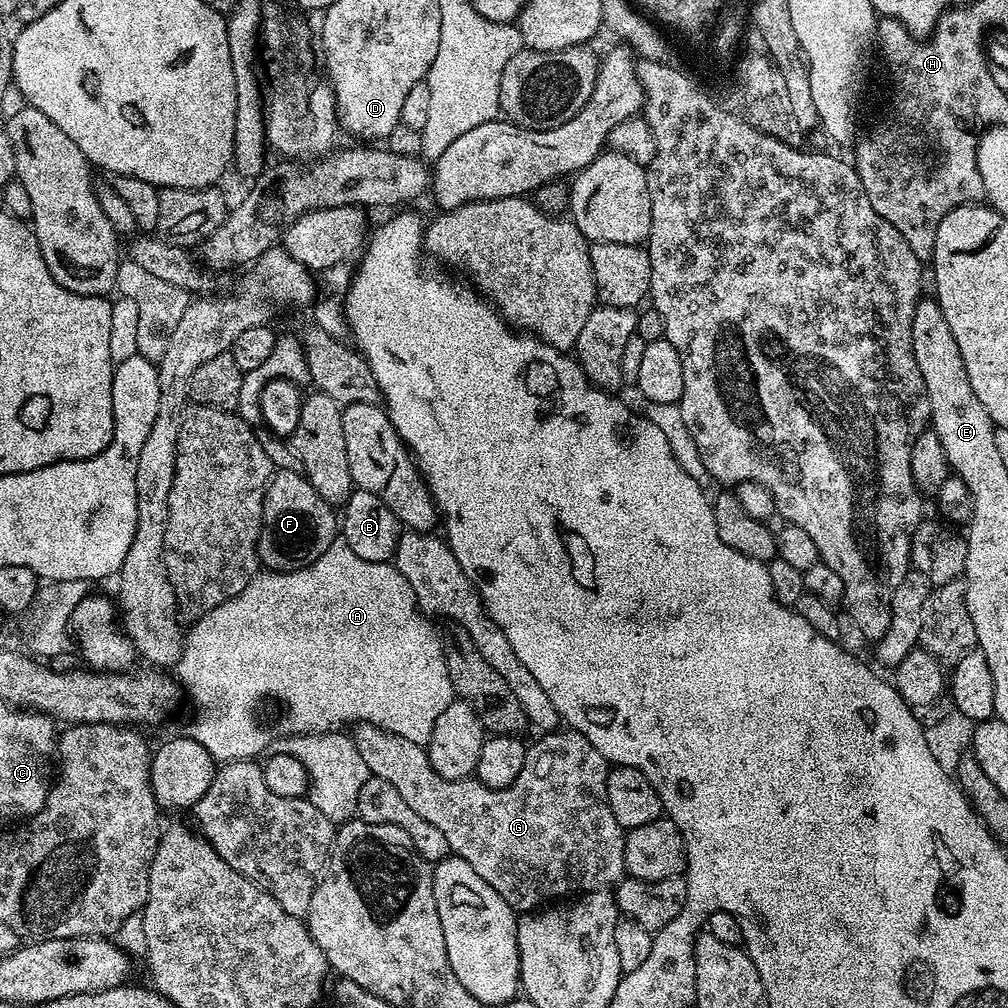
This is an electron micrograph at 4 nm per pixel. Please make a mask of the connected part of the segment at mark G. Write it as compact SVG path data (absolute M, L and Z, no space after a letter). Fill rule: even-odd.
M373 724L355 725L351 729L350 735L353 742L357 744L358 751L362 754L362 762L366 762L371 775L382 782L390 782L390 786L394 786L394 790L398 790L398 794L402 794L406 806L410 806L410 810L414 810L414 814L426 818L426 822L430 822L430 826L434 826L445 836L449 853L454 856L461 856L466 862L470 862L470 866L474 866L474 870L478 870L478 874L482 874L482 878L486 882L490 882L490 886L494 886L494 890L498 890L498 894L502 894L502 898L506 898L506 902L511 908L515 908L517 913L531 912L549 902L556 902L561 898L571 897L573 894L598 892L607 889L609 886L615 886L625 879L624 837L626 830L618 822L618 818L614 818L614 810L610 810L610 802L606 794L606 778L610 771L610 765L606 757L598 754L598 750L594 750L594 746L582 733L571 730L545 732L539 738L536 738L540 740L534 741L533 744L529 743L527 745L528 753L522 766L522 774L518 774L518 778L514 778L514 782L509 788L488 788L482 781L475 778L467 780L442 778L442 774L438 774L430 766L430 758L425 745L410 742L410 738L402 738L398 734L388 732L386 729Z

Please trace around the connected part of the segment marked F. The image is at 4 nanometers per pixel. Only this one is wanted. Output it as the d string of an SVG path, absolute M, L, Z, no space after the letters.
M273 471L264 495L262 530L256 543L256 553L260 555L261 565L273 572L293 572L310 566L318 558L322 558L322 554L326 554L328 547L338 539L338 516L332 512L335 512L333 505L325 502L318 494L318 490L310 486L303 472Z

